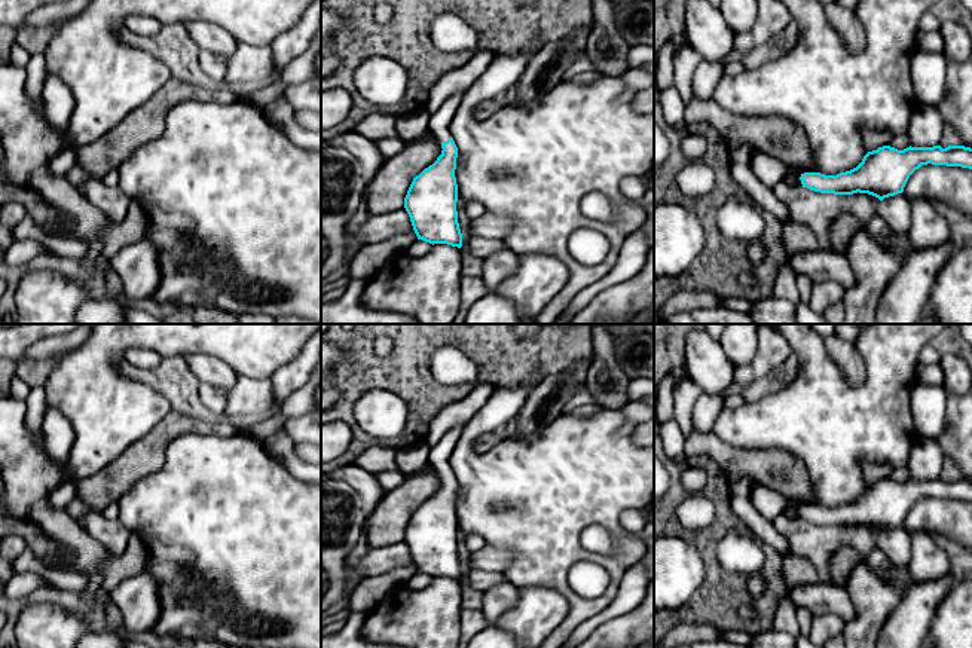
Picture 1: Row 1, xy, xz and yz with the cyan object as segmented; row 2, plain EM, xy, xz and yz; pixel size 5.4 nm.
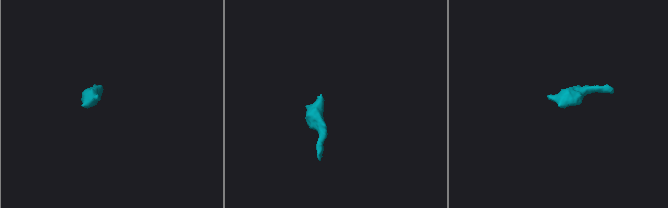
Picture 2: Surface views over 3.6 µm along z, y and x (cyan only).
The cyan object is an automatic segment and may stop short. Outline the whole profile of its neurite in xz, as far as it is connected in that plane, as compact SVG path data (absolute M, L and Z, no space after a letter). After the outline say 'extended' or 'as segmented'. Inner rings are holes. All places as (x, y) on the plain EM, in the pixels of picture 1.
M462 428L450 430L430 450L428 464L441 474L441 487L416 508L404 531L418 572L430 577L462 580L458 556L458 517L455 510L458 480L450 470L449 458L461 437Z | extended

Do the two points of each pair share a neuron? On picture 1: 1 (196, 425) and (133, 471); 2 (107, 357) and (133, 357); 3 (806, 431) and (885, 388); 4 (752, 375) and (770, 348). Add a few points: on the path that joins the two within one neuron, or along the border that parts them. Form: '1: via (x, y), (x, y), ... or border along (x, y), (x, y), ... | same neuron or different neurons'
1: via (180, 425), (174, 425), (144, 455) | same neuron
2: border along (156, 352), (150, 350), (128, 350), (122, 357) | different neurons
3: via (825, 424), (849, 424), (865, 407) | same neuron
4: via (757, 369), (770, 354) | same neuron

